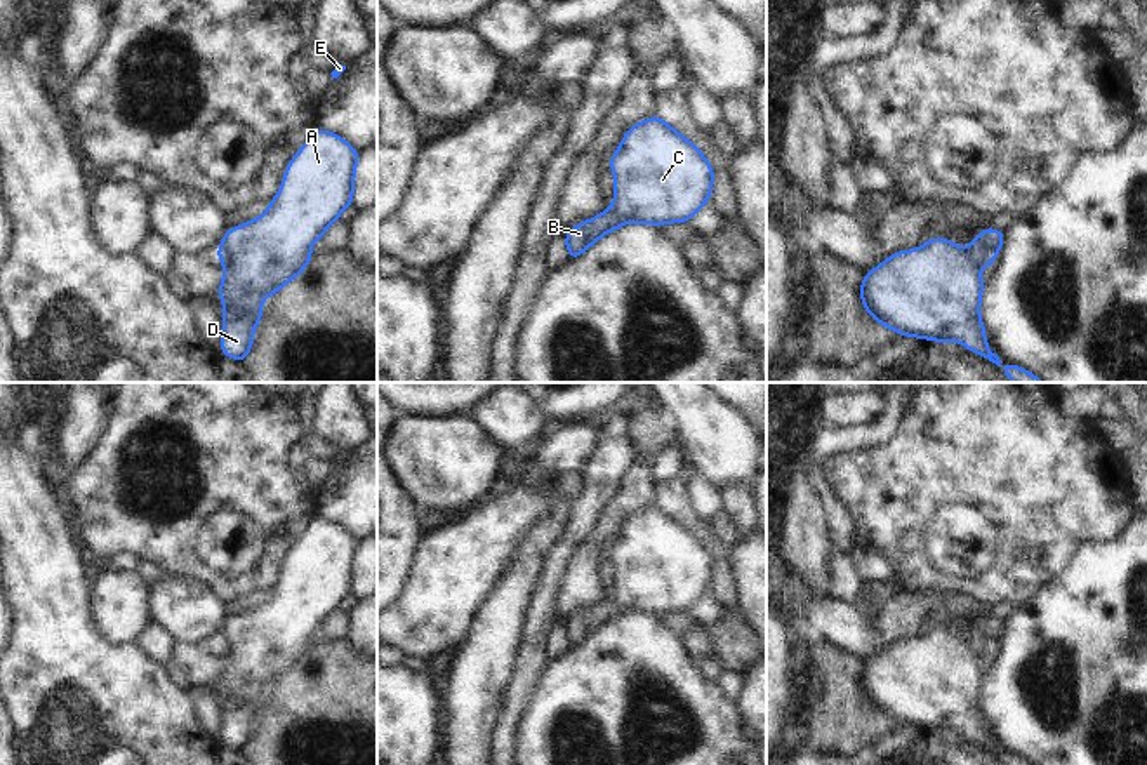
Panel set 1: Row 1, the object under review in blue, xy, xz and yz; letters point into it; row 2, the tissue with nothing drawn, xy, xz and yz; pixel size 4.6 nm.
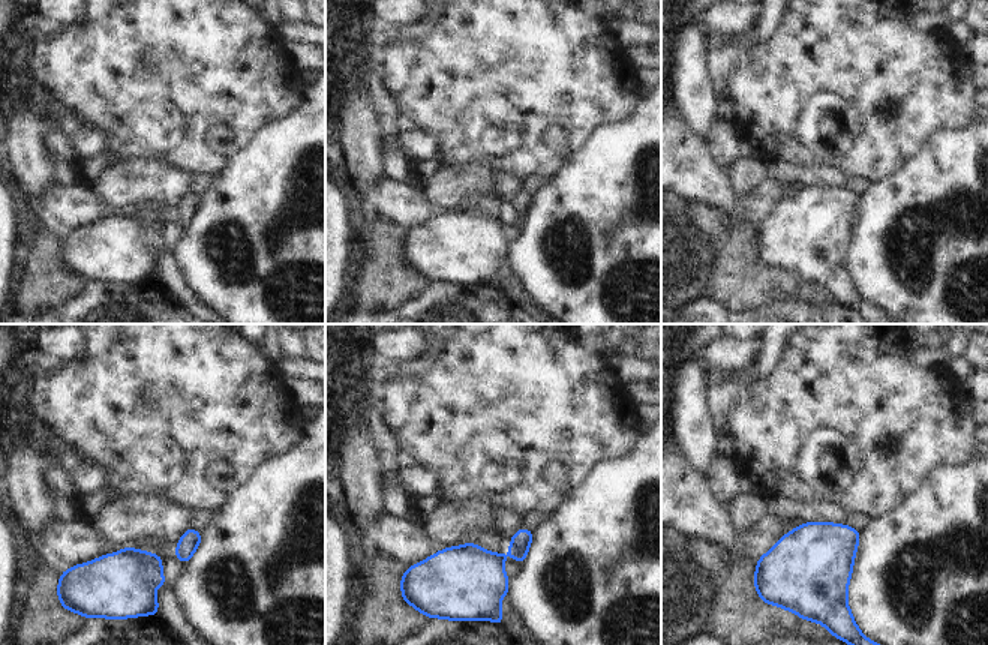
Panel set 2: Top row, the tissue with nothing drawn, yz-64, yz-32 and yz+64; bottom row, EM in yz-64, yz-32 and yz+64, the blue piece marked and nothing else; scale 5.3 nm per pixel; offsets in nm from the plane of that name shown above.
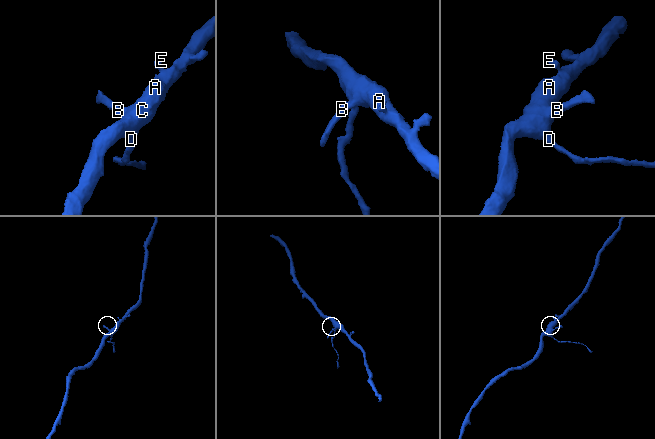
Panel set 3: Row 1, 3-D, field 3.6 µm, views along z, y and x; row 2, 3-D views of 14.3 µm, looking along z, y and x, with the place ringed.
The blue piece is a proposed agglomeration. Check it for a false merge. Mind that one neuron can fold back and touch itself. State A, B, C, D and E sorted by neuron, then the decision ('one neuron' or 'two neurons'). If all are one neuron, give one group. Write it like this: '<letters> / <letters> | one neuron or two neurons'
A B C D E | one neuron

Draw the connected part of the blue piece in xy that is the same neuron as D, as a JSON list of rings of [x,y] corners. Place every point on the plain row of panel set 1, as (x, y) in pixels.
[[[318,518],[288,551],[282,579],[269,591],[268,600],[261,607],[226,621],[215,645],[224,654],[224,668],[217,682],[221,694],[228,699],[222,706],[219,734],[226,746],[245,751],[254,734],[255,715],[262,709],[262,690],[269,683],[276,683],[309,654],[315,647],[309,642],[311,633],[323,628],[341,602],[355,593],[353,575],[358,548],[360,542],[348,530]]]

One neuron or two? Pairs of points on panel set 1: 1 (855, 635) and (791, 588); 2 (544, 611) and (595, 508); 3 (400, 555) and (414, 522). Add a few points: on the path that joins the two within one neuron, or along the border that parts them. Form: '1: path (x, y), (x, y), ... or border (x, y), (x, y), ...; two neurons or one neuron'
1: path (836, 623), (808, 616), (800, 607); one neuron
2: path (550, 585), (563, 552), (576, 534); one neuron
3: path (400, 546), (400, 536), (405, 531); one neuron

